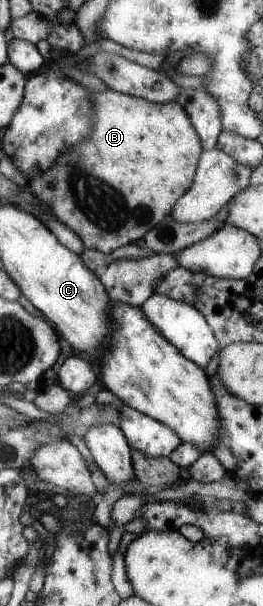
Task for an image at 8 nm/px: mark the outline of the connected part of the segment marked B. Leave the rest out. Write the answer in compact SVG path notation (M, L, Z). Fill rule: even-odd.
M111 88L103 93L90 93L92 97L92 131L79 145L67 148L56 159L55 165L47 173L43 173L31 181L28 187L40 200L43 200L54 211L59 222L63 222L72 232L75 232L83 242L85 249L97 250L104 254L115 251L118 247L127 244L135 244L148 231L151 231L158 223L161 223L170 215L177 200L191 187L201 152L203 151L199 134L193 127L187 112L176 101L166 104L156 104L143 98L122 94Z

